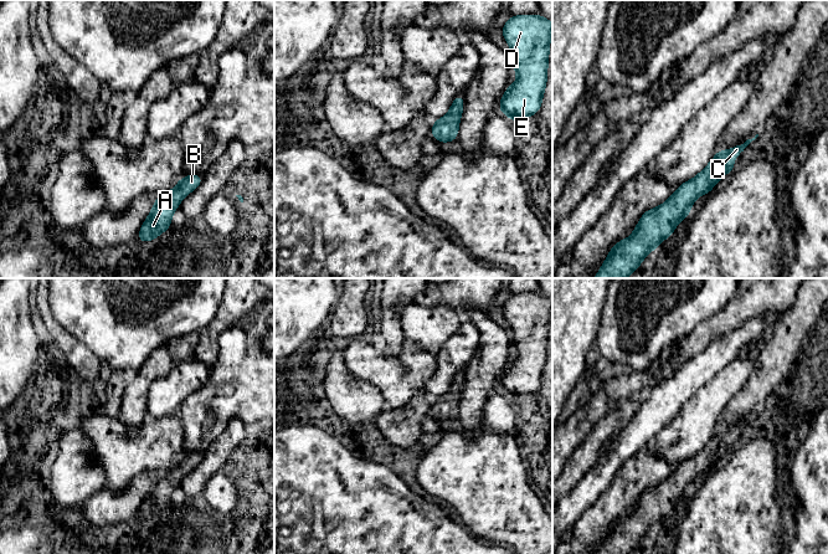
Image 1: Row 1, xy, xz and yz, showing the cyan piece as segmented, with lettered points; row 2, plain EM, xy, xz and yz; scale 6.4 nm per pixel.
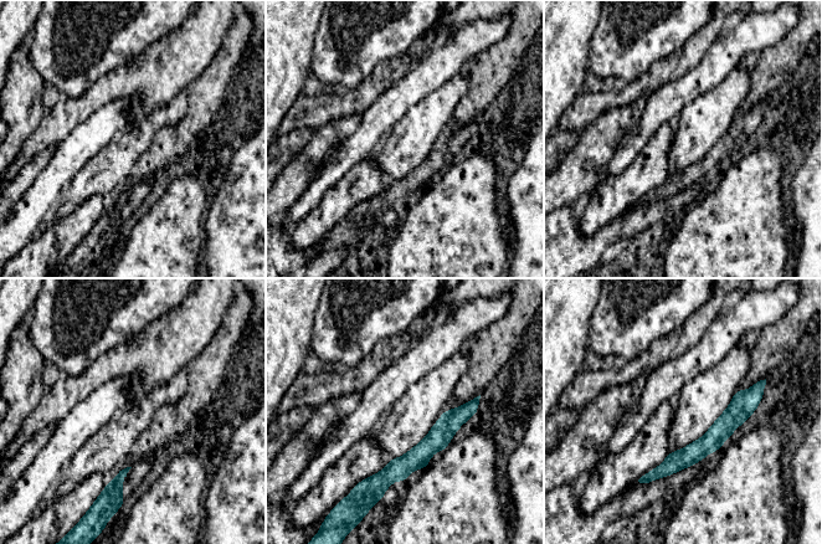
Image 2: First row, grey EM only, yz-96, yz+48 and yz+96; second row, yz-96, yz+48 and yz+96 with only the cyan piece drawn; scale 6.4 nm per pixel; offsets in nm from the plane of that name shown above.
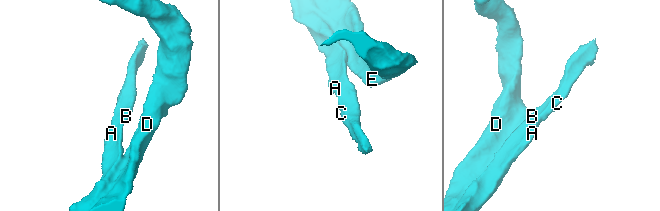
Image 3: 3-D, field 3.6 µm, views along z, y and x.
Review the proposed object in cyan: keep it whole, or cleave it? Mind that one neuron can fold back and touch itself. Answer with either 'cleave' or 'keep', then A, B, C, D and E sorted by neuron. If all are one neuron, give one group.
keep; groups A B C D E

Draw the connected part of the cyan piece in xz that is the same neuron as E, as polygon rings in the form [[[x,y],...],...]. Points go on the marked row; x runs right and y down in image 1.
[[[511,15],[500,30],[513,51],[513,70],[518,73],[514,84],[509,84],[499,103],[499,111],[521,124],[528,116],[538,114],[547,81],[550,34],[552,22],[541,15]]]

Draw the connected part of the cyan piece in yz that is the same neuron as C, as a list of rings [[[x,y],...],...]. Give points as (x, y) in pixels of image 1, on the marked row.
[[[756,138],[747,139],[744,144],[736,145],[729,150],[718,150],[713,160],[691,180],[683,183],[675,193],[662,205],[647,210],[639,219],[633,234],[622,241],[614,243],[602,263],[598,273],[593,278],[628,278],[629,275],[639,267],[649,251],[658,250],[660,241],[667,240],[678,224],[689,215],[695,199],[703,194],[710,194],[714,185],[731,170],[735,170],[734,158],[741,155],[744,149]]]

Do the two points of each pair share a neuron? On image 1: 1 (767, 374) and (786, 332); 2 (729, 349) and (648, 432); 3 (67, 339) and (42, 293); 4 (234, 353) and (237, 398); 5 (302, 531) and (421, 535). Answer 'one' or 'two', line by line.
1: one
2: one
3: one
4: one
5: one

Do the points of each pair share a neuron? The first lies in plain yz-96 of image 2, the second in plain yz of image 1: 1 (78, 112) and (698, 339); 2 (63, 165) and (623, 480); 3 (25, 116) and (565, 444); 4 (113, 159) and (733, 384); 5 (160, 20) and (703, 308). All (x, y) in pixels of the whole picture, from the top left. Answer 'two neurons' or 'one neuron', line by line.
1: one neuron
2: two neurons
3: one neuron
4: one neuron
5: one neuron

